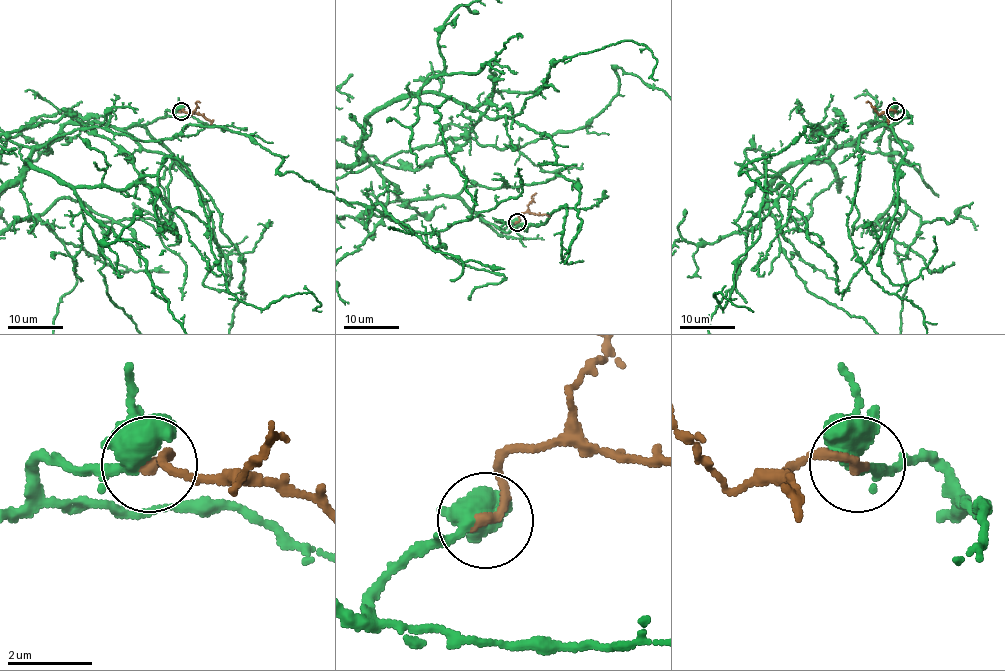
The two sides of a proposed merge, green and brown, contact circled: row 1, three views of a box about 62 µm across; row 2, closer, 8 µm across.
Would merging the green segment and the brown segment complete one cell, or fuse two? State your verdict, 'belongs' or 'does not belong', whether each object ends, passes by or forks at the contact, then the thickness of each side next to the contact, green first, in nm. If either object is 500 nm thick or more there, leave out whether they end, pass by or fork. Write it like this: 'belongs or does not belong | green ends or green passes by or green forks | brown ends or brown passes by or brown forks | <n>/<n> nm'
does not belong | 500/280 nm

